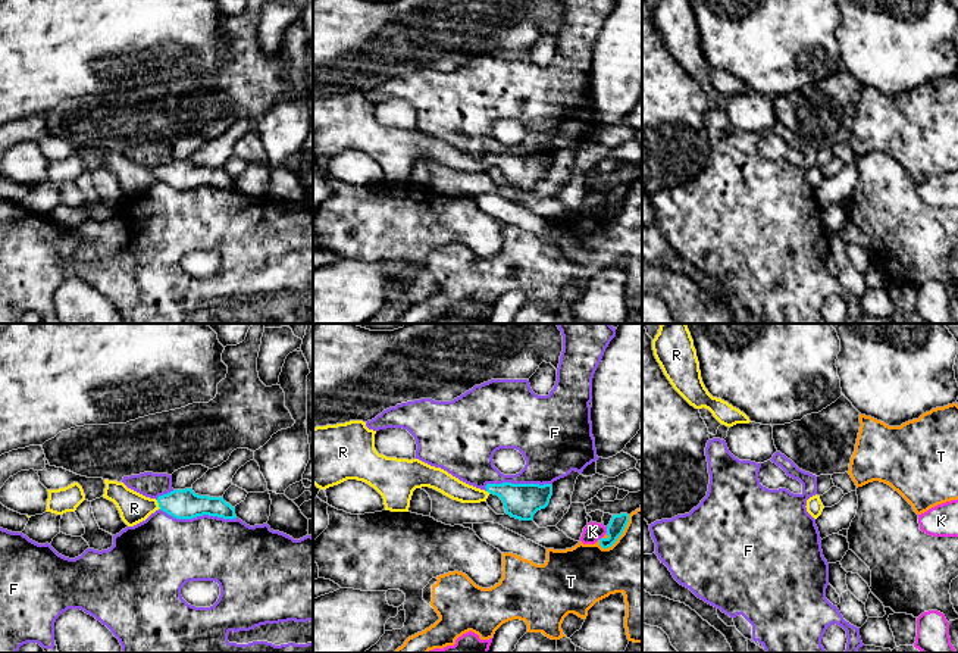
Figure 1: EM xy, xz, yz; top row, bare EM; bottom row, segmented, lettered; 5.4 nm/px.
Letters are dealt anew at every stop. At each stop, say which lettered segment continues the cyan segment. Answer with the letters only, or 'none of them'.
R

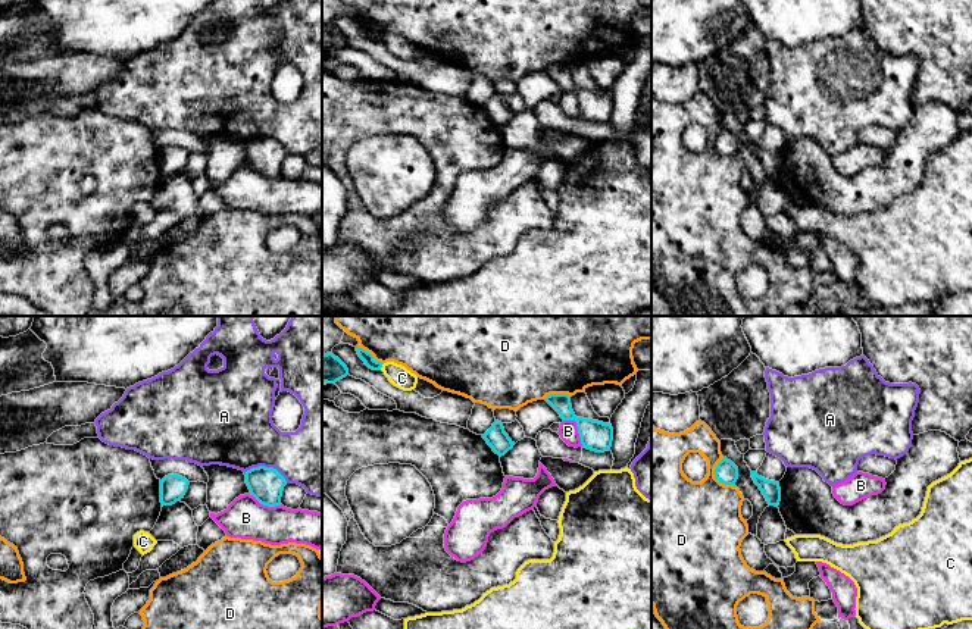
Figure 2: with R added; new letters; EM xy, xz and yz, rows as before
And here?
none of them

